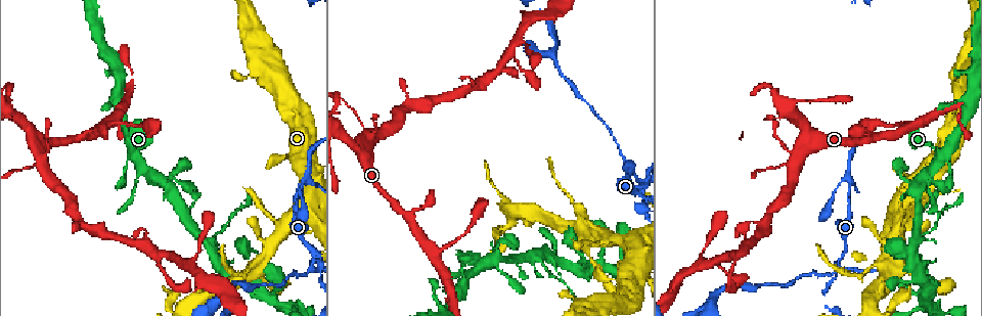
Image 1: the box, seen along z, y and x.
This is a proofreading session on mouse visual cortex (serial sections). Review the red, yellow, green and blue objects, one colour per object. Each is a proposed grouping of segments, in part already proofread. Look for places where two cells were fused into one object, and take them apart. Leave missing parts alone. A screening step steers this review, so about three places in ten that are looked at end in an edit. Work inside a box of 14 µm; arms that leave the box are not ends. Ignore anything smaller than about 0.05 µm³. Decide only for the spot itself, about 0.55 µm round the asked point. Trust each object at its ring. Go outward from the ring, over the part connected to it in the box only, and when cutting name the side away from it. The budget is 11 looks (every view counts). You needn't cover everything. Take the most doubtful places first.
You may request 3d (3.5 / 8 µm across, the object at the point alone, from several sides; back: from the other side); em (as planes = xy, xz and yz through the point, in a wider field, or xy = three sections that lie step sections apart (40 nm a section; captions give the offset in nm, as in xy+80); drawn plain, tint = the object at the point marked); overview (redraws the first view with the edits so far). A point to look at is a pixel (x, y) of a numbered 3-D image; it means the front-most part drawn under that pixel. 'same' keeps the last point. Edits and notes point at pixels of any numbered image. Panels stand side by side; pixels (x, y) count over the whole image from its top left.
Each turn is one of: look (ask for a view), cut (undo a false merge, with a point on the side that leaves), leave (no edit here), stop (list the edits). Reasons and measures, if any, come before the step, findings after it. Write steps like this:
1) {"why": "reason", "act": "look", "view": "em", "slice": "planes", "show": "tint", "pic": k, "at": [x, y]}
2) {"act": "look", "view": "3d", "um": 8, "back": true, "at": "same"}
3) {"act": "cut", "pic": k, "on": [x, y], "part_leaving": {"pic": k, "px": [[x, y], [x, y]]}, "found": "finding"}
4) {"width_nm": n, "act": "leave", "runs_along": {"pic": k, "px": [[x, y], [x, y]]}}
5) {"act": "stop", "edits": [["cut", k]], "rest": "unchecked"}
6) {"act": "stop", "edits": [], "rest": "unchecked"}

{"why": "calibre changes", "act": "look", "view": "3d", "um": 3.5, "back": true, "pic": 1, "at": [579, 215]}

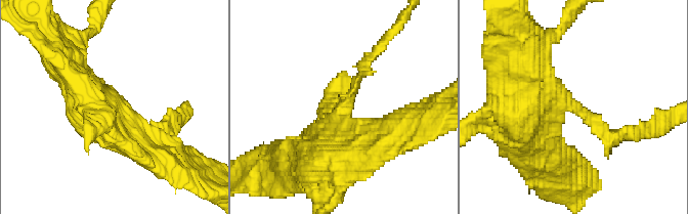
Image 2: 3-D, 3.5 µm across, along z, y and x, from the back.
{"act": "leave", "runs_along": {"pic": 2, "px": [[309, 156], [338, 139], [370, 58]]}, "found": "one cell here"}

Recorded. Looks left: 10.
{"why": "thick turns thin", "act": "look", "view": "3d", "um": 3.5, "back": true, "pic": 1, "at": [362, 122]}

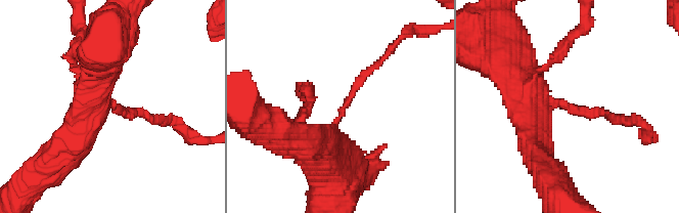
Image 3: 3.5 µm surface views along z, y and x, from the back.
{"arm_widths_nm": [150, 500], "act": "cut", "pic": 3, "on": [366, 73], "part_leaving": {"pic": 3, "px": [[346, 104], [362, 76], [406, 31]]}, "found": "two cells meet here"}

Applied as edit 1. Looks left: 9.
{"why": "four-way junction", "act": "look", "view": "3d", "um": 3.5, "pic": 1, "at": [304, 180]}

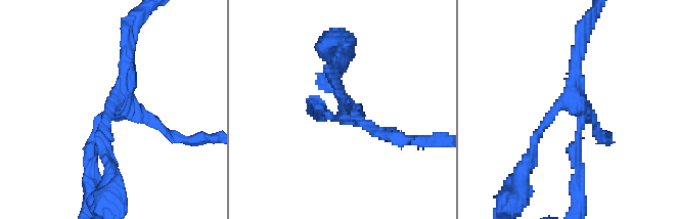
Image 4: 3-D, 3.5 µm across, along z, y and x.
{"arms": 4, "arm_widths_nm": [100, 150, 150, 200], "act": "look", "view": "em", "slice": "xy", "step": 2, "show": "tint", "pic": 4, "at": [573, 103]}

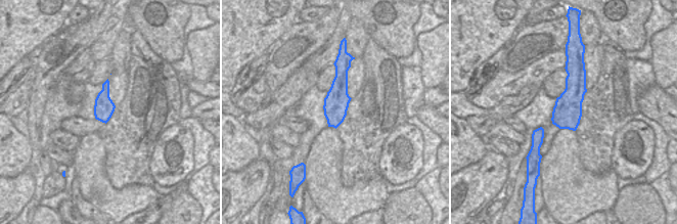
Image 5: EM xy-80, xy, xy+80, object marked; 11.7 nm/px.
{"act": "leave", "runs_along": {"pic": 4, "px": [[321, 113], [347, 113], [330, 68]]}, "found": "all the same cell"}

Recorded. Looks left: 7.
{"why": "branch point", "act": "look", "view": "3d", "um": 3.5, "pic": 1, "at": [640, 180]}

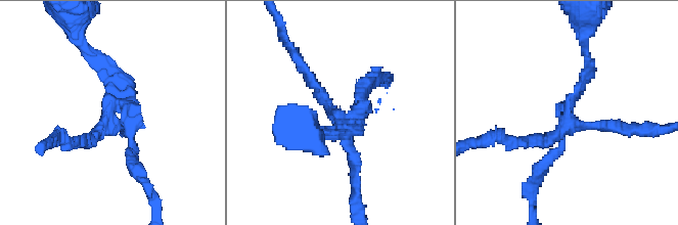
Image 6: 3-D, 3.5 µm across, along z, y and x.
{"arms": 3, "arm_widths_nm": [200, 200, 200], "act": "look", "view": "em", "slice": "xy", "step": 1, "show": "tint", "pic": 6, "at": [106, 122]}

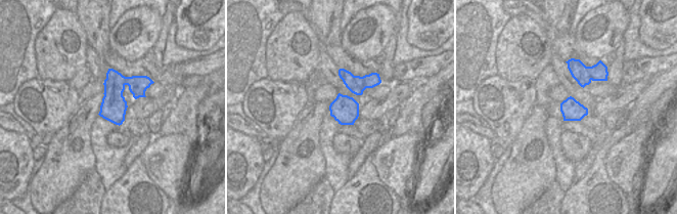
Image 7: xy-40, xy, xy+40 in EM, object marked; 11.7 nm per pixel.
{"act": "look", "view": "em", "slice": "xy", "step": 3, "show": "tint", "at": "same"}

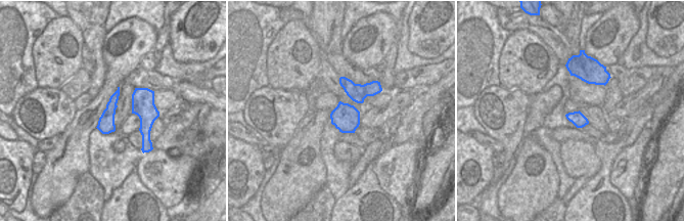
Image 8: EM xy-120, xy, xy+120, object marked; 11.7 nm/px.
{"act": "cut", "pic": 6, "on": [546, 137], "found": "two cells meet here"}

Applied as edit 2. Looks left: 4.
{"act": "stop", "edits": [["cut", 3], ["cut", 6]], "rest": "unchecked"}

